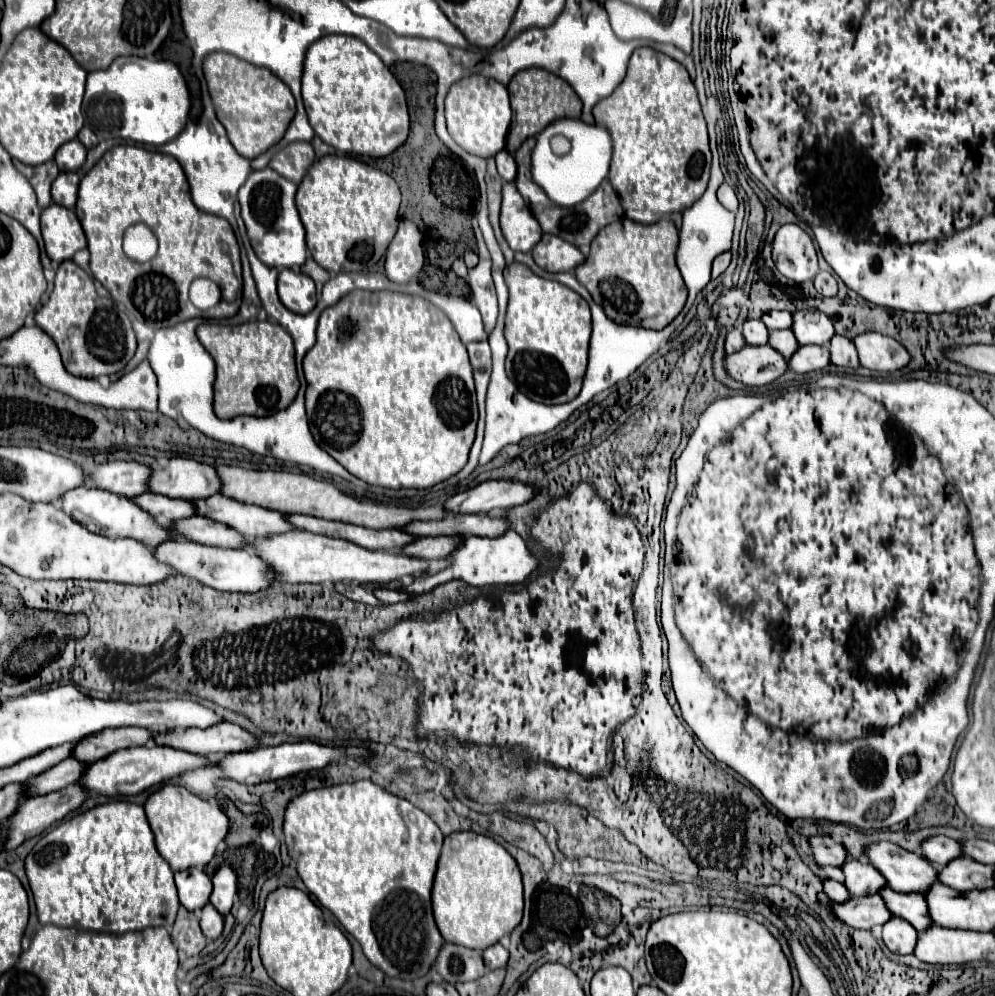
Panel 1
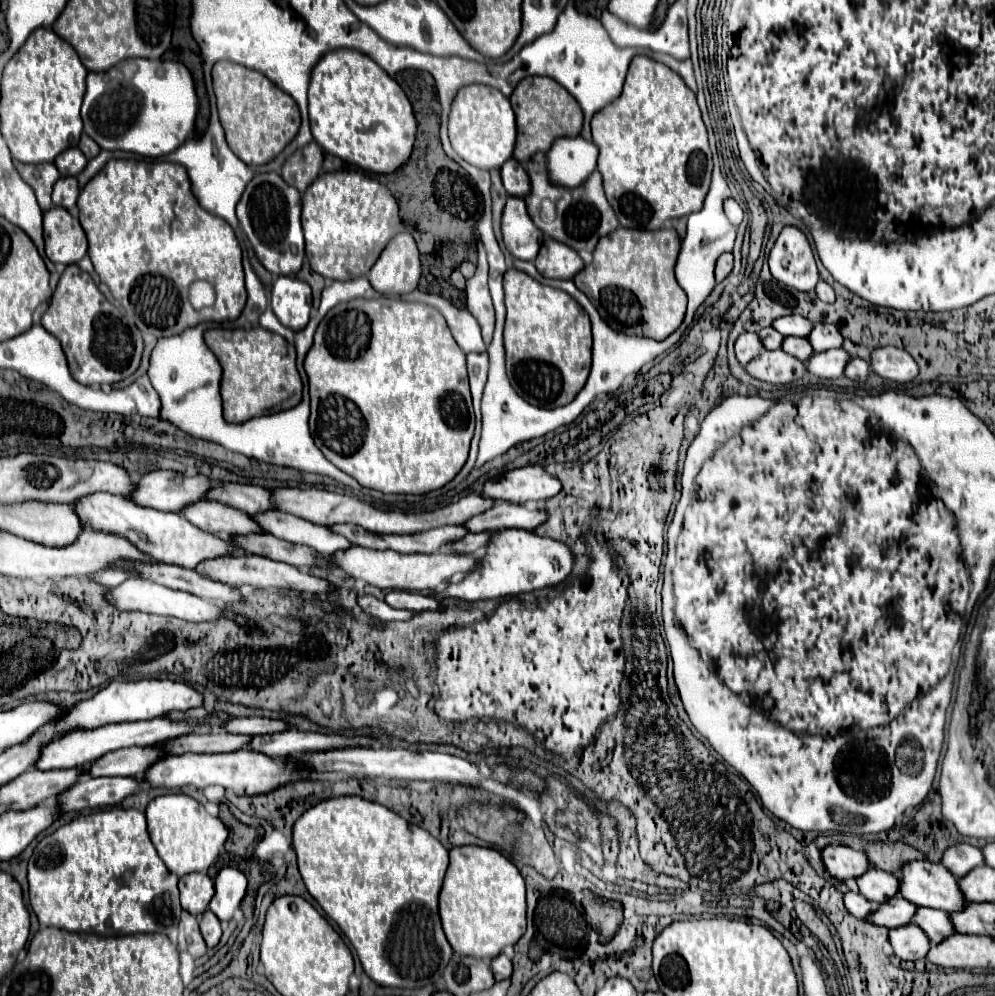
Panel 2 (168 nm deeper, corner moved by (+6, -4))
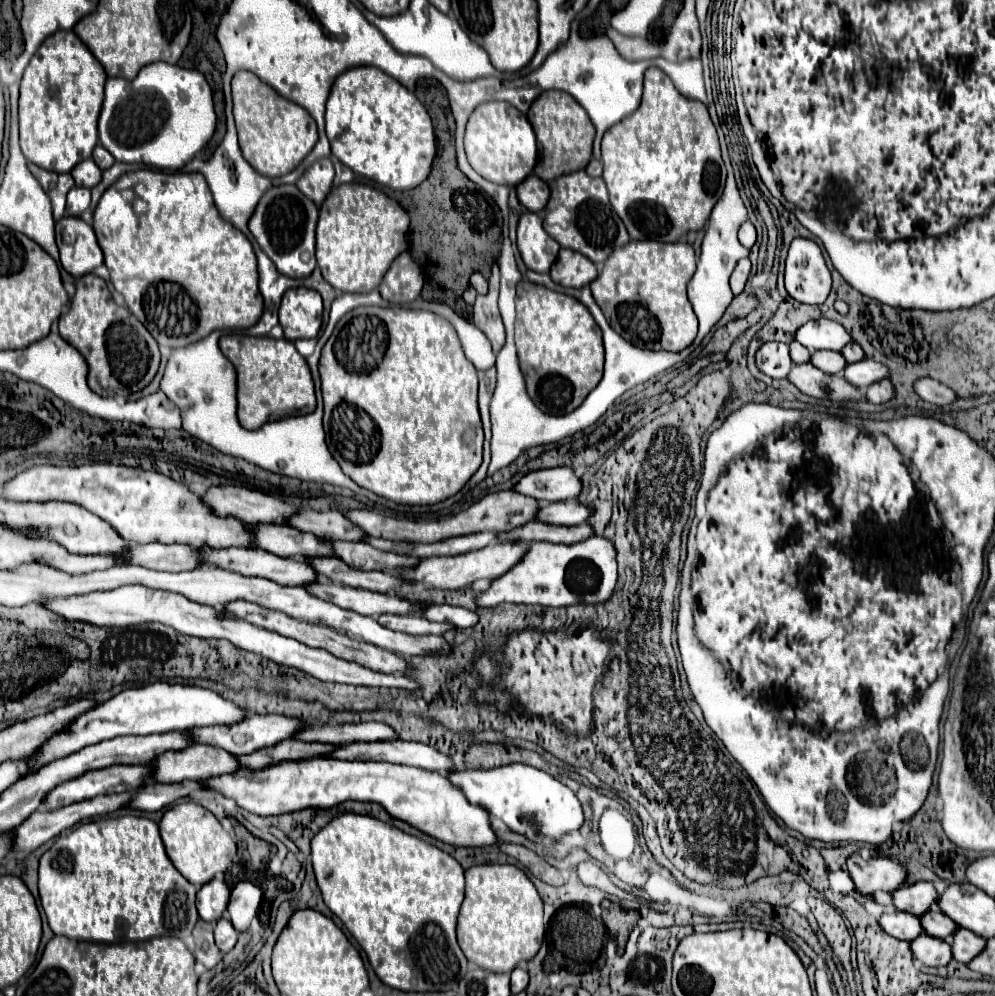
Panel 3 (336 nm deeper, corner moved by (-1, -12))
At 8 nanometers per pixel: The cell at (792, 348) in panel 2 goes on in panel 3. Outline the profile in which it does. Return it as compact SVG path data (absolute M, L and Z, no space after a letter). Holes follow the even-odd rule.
M816 350L816 352L812 352L810 362L816 368L820 368L822 372L828 372L828 374L838 374L846 366L846 360L842 358L842 354L832 352L832 350Z

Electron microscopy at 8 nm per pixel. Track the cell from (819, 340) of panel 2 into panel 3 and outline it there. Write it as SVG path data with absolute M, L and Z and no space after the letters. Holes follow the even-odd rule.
M856 342L846 344L846 346L840 350L840 354L848 360L848 364L850 364L850 362L858 362L858 360L864 358L864 352L862 352L862 348L860 348Z

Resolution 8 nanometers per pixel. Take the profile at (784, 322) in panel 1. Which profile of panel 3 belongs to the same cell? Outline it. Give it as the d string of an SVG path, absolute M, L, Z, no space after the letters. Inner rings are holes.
M820 318L800 326L796 330L796 340L810 352L814 352L814 350L840 350L852 338L838 322Z

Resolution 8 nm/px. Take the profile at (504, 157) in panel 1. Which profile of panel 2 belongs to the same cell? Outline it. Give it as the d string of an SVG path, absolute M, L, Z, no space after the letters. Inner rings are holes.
M515 158L513 160L507 160L501 168L501 178L503 178L503 184L505 184L505 190L511 194L511 196L517 196L517 198L525 198L525 194L529 194L529 174L525 170L525 166L521 162L517 162Z

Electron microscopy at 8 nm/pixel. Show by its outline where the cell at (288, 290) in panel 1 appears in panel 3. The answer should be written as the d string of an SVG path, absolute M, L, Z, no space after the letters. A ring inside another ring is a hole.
M290 288L282 296L280 304L280 326L284 328L286 340L298 340L298 338L316 338L318 330L322 326L322 298L316 290L310 288Z

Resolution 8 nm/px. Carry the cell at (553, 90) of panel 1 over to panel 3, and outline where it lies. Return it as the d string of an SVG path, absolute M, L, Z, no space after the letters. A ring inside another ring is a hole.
M558 90L542 92L542 96L534 100L526 116L536 132L536 142L540 148L540 160L536 162L536 168L534 168L534 174L538 178L544 178L546 182L550 182L562 174L586 168L586 164L592 158L594 124L590 122L584 108L580 108L580 104L572 96Z

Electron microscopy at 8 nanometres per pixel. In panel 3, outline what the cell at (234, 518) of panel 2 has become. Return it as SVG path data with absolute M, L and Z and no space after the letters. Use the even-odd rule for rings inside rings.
M246 524L254 532L254 548L268 550L276 556L304 558L304 556L334 556L326 540L314 534L300 532L292 526L280 524Z

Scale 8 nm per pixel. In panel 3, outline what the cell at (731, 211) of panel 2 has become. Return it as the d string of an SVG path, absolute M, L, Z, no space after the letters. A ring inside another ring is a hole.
M746 220L746 222L740 226L738 238L740 238L740 242L742 242L746 248L750 248L750 246L756 242L756 228L754 228L754 224L752 224L750 220Z

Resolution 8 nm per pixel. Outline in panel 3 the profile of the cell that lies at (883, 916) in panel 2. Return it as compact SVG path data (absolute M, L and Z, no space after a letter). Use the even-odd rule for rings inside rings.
M932 908L932 912L924 912L924 916L920 916L920 924L924 924L926 934L942 938L942 940L948 940L952 932L958 928L948 916L938 912L936 908Z

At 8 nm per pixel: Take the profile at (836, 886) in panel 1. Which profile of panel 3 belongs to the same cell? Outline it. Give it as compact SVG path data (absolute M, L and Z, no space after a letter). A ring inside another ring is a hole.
M894 908L884 912L880 918L878 918L878 924L884 932L888 932L890 936L894 938L900 938L900 940L914 940L918 934L922 934L922 928L920 928L920 922L918 922L918 916L912 916L908 912L900 912Z

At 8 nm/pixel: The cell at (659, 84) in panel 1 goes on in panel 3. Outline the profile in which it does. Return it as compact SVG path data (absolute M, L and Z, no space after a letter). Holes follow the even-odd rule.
M648 68L644 74L644 94L636 112L614 124L602 138L604 182L610 192L614 212L626 224L632 240L676 242L690 230L704 228L714 204L722 196L726 166L720 156L716 128L706 106L682 96L672 80L660 68Z

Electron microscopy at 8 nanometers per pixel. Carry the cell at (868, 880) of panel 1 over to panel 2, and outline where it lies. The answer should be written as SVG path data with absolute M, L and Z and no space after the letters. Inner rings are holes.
M869 868L865 876L857 878L857 884L859 884L859 892L877 904L883 904L889 898L897 896L901 888L901 880L895 874L889 874L877 868Z

